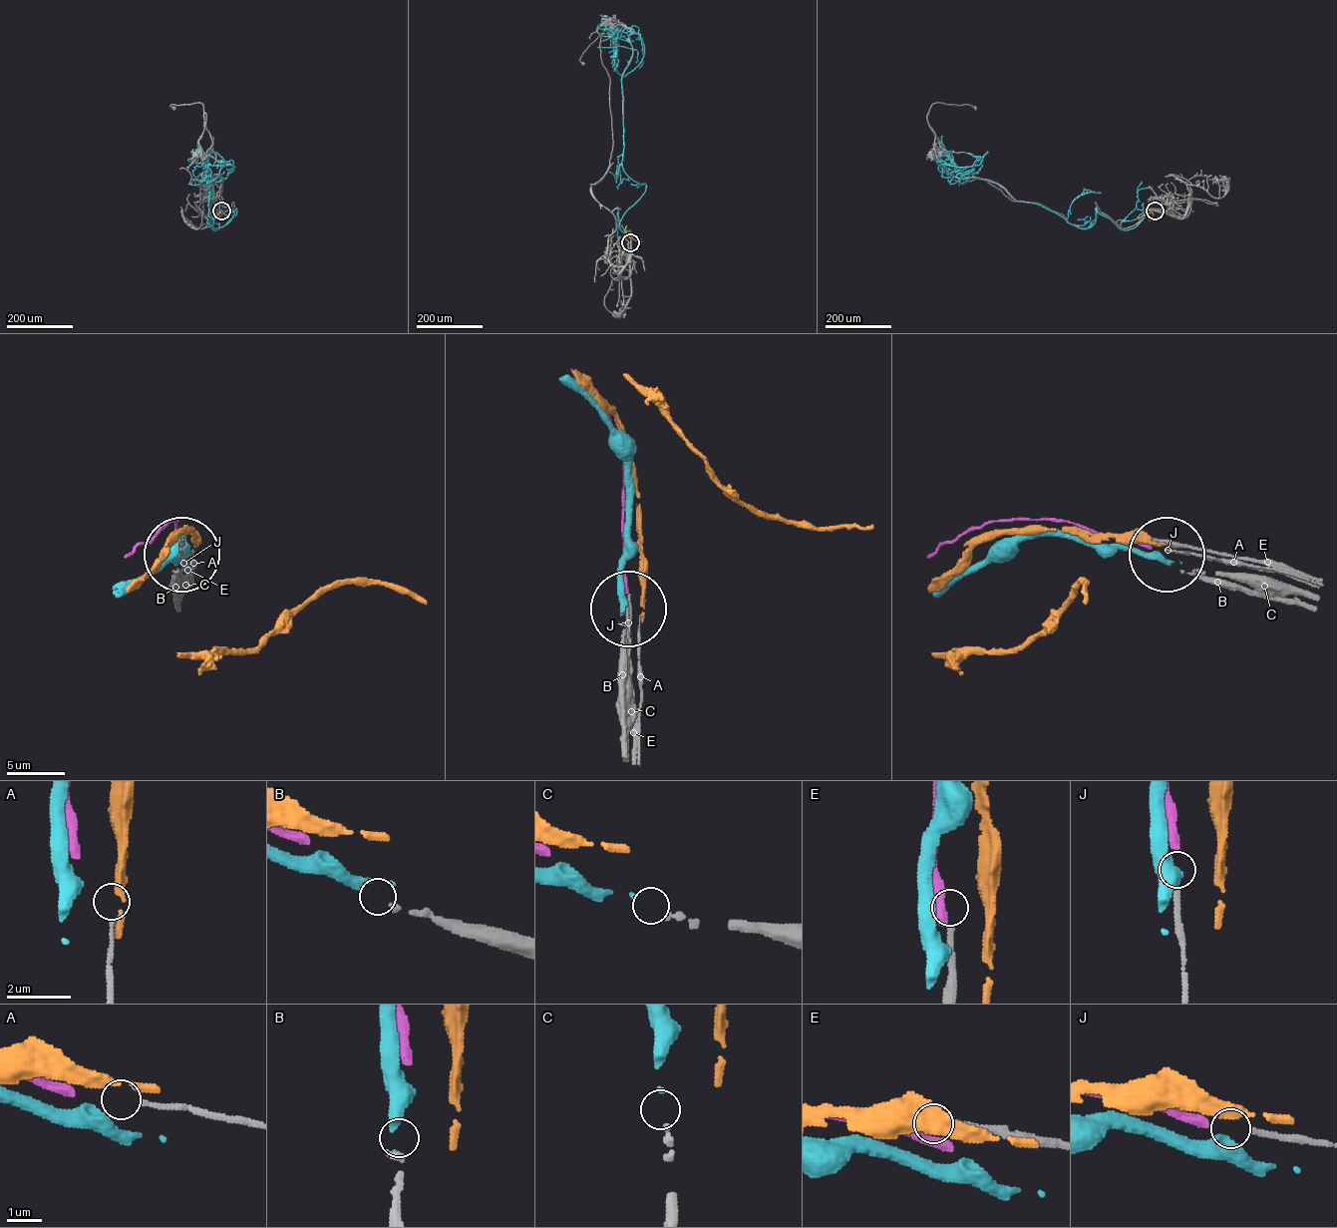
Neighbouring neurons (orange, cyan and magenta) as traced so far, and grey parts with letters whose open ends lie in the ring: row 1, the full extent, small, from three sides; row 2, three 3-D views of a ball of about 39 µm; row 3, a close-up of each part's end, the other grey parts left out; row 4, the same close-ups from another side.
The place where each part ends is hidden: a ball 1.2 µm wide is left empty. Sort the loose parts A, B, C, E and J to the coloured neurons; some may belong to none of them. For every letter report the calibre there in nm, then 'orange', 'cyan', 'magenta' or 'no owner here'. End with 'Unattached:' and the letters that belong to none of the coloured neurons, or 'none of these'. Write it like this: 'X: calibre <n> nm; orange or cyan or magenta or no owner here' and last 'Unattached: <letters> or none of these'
A: calibre 120 nm; no owner here
B: calibre 150 nm; no owner here
C: calibre 150 nm; cyan
E: calibre 180 nm; no owner here
J: calibre 180 nm; magenta
Unattached: A, B, E

